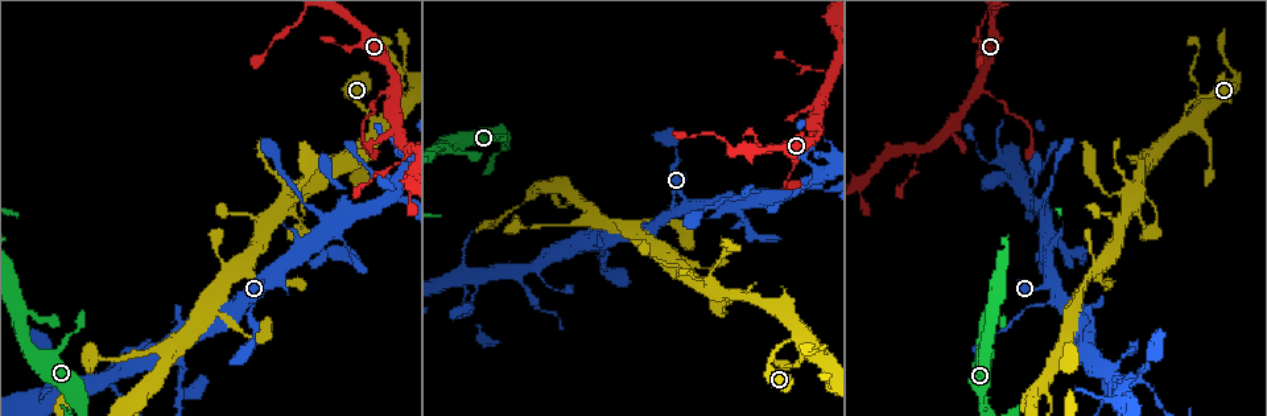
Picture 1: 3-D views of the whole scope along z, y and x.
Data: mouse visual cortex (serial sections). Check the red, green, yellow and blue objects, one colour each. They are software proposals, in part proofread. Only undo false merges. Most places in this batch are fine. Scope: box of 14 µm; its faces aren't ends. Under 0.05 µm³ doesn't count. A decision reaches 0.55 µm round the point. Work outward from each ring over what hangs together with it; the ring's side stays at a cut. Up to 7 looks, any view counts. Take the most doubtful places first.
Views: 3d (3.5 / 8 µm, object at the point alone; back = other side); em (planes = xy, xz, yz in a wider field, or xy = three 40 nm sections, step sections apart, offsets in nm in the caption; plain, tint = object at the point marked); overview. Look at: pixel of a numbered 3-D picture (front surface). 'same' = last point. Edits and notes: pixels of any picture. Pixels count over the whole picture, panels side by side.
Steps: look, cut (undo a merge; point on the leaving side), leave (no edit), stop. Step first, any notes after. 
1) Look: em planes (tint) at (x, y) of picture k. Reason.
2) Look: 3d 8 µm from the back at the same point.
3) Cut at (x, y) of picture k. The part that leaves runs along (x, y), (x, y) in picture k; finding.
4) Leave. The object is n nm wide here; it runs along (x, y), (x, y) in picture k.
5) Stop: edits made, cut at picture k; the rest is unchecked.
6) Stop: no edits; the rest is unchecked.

Look: 3d 3.5 µm at (376, 99) of picture 1. A narrow waist.

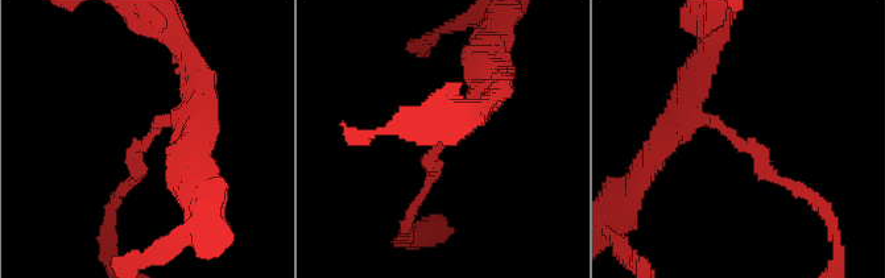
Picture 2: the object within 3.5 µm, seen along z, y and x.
Look: em xy step 3 (tint) at (731, 137) of picture 2. The arms are 200, 300 nm wide.

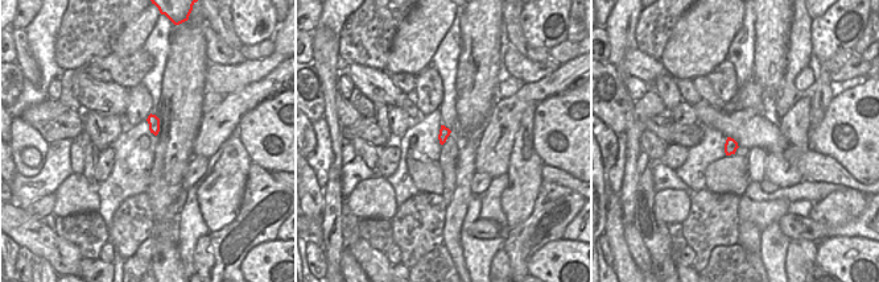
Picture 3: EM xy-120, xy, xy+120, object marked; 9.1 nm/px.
Leave. All the same cell.

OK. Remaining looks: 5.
Look: 3d 8 µm at (181, 384) of picture 1. Three arms meet.

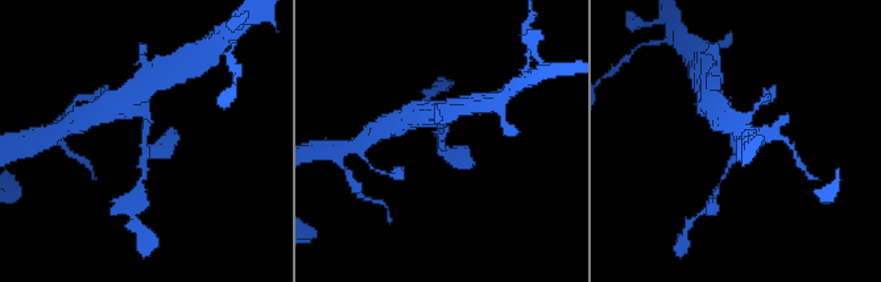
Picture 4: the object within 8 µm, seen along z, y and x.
Look: 3d 3.5 µm at (146, 143) of picture 4.

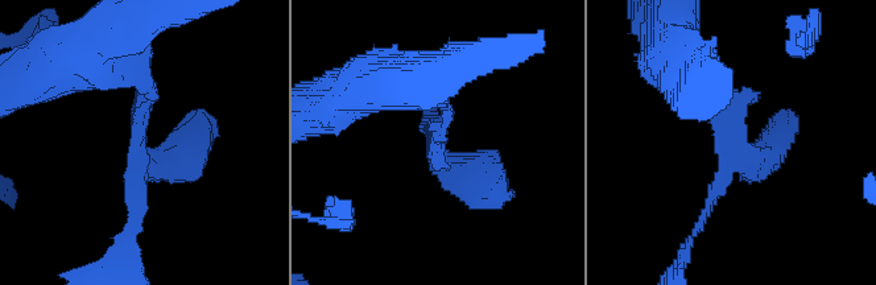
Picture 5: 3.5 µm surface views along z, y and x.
Look: em xy step 1 (tint) at (141, 144) of picture 5. Shape alone is not enough.

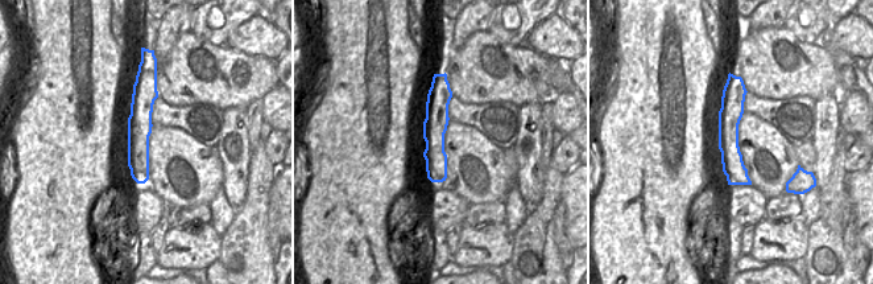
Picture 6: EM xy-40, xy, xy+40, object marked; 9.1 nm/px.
Leave. It runs along (728, 87), (729, 152), (747, 181) in picture 6; one cell here.

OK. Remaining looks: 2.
Look: 3d 3.5 µm at (322, 167) of picture 1. Abrupt turn.

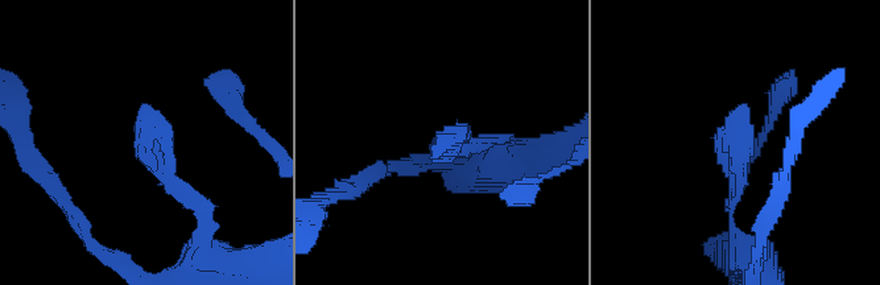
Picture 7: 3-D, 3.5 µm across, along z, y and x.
Look: em xy step 2 (tint) at (742, 155) of picture 7. Now the EM.

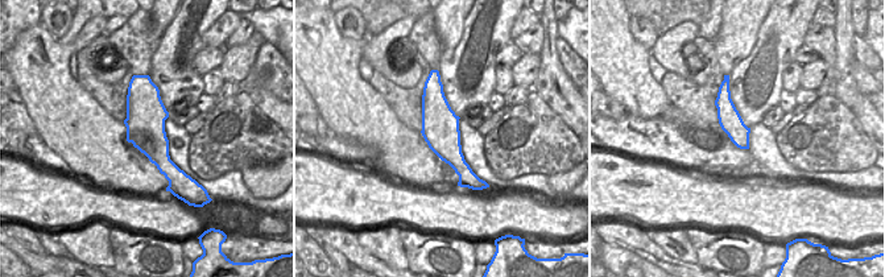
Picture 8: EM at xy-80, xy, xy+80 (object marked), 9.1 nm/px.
Leave. The object is 340 nm wide here; it runs along (206, 219), (148, 155), (153, 131), (173, 139) in picture 7; all the same cell.

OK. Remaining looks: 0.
Stop: no edits; the rest is unchecked.

